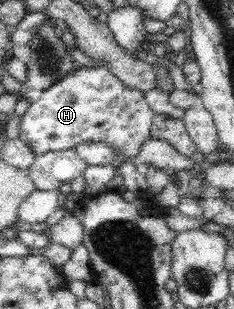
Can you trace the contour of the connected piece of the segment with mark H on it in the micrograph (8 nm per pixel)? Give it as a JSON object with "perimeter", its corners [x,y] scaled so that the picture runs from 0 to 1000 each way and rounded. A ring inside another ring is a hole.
{"perimeter":[[[462,207],[389,220],[325,217],[282,236],[269,256],[239,262],[239,272],[201,285],[154,330],[128,333],[115,359],[94,369],[85,385],[81,450],[137,479],[154,505],[214,489],[239,492],[321,479],[329,466],[385,456],[440,460],[479,476],[483,485],[517,485],[543,511],[564,518],[590,505],[624,440],[637,440],[654,382],[667,372],[624,333],[615,301],[615,294],[581,285],[547,288],[462,223]]]}

